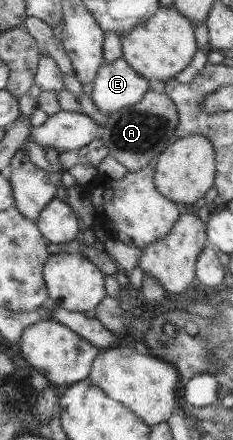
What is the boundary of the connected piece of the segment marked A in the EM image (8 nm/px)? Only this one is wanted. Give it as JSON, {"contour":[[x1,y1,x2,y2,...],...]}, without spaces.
{"contour":[[148,90,138,103,110,112,106,123,101,127,100,138,108,148,109,155,116,158,128,172,138,172,152,165,156,158,177,140,177,125,178,110,174,102,164,92]]}

